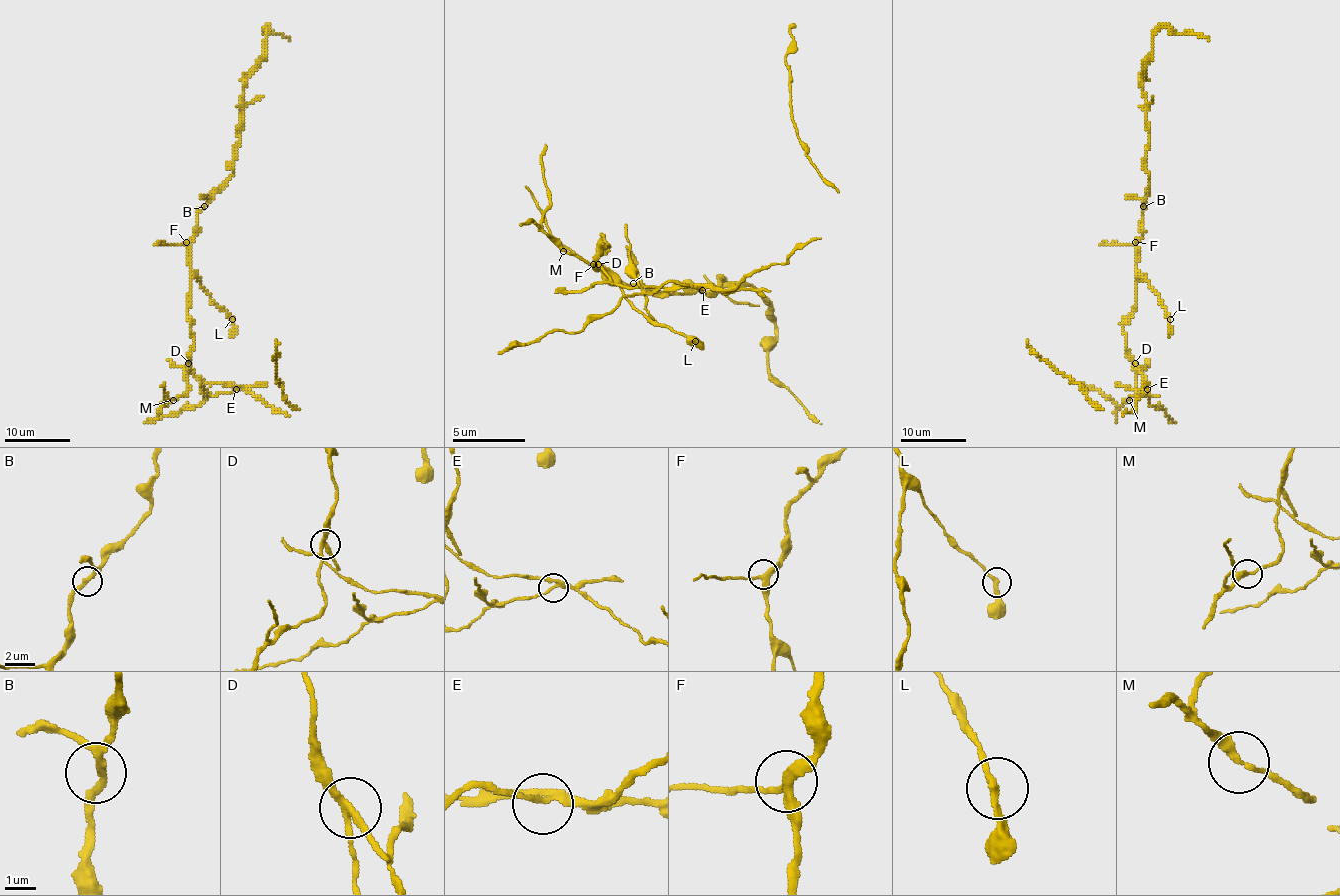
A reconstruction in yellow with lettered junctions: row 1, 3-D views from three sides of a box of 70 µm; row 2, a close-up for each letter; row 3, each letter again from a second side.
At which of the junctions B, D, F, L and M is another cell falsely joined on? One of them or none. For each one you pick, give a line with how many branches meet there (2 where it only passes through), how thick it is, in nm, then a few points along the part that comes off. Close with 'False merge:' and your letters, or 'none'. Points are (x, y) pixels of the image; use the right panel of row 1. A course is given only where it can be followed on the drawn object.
D: branches 3; calibre 220 nm
False merge: D

